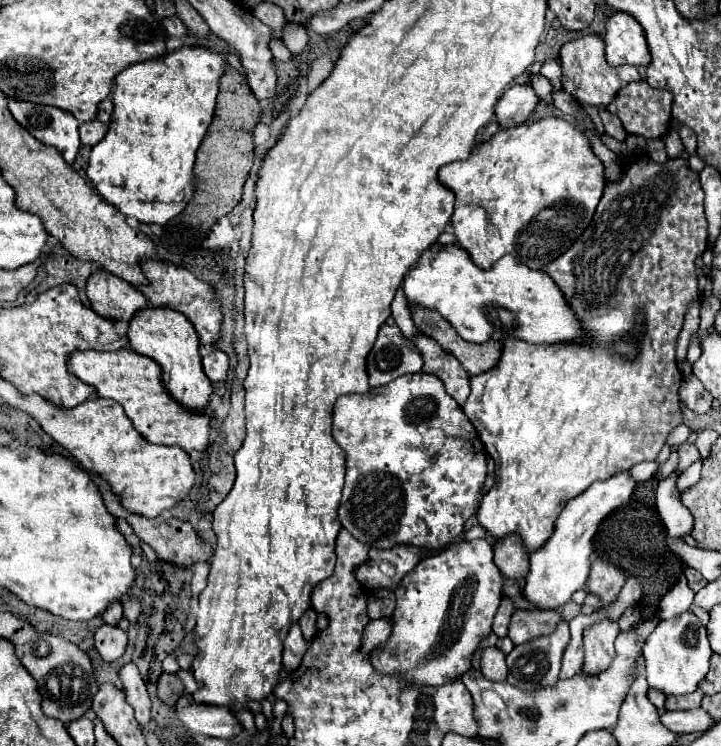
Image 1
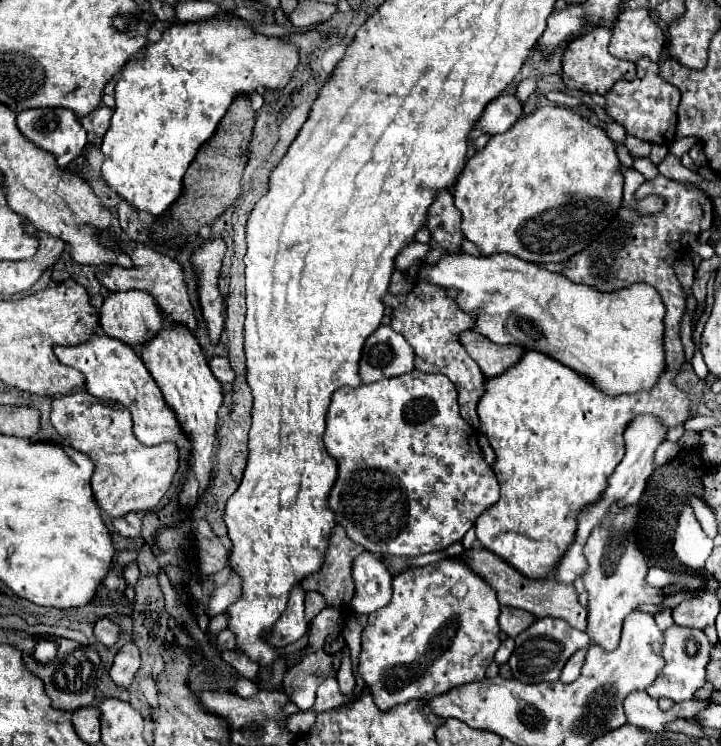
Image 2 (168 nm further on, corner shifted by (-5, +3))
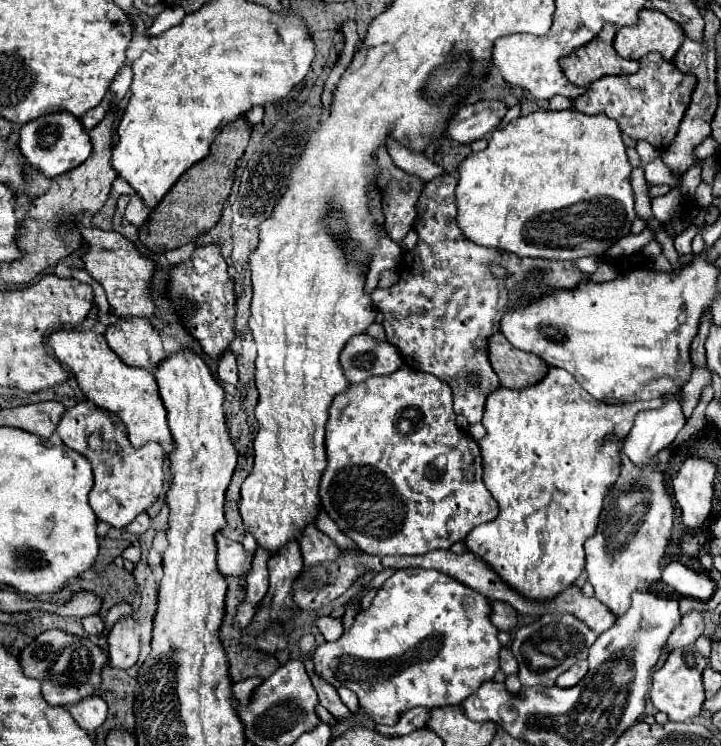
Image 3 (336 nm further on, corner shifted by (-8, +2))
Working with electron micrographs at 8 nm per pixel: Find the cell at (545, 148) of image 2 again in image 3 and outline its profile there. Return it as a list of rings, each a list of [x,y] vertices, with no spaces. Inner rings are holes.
[[[570,109],[536,111],[510,121],[504,129],[494,129],[488,147],[460,163],[456,185],[458,225],[472,243],[510,251],[518,257],[600,257],[630,233],[636,219],[630,171],[632,165],[626,155],[622,131],[614,119],[604,113],[582,115]]]

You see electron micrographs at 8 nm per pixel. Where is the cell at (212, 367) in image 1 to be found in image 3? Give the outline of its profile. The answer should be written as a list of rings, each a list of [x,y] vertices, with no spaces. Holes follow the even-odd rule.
[[[226,351],[220,357],[220,361],[218,361],[218,379],[222,383],[232,383],[232,385],[238,383],[238,369],[236,369],[236,357],[234,357],[234,353]]]

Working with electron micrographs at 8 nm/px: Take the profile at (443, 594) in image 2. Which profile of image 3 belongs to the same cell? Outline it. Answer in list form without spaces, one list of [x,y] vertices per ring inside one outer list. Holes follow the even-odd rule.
[[[400,569],[396,571],[380,589],[378,595],[374,597],[372,605],[368,607],[368,611],[360,611],[354,617],[354,623],[348,631],[342,633],[342,637],[338,641],[326,641],[324,645],[318,647],[318,655],[314,653],[314,663],[316,663],[316,671],[332,685],[332,687],[348,687],[350,691],[354,691],[358,695],[358,701],[362,705],[362,709],[372,717],[374,723],[382,723],[382,725],[396,725],[398,717],[414,707],[444,707],[444,705],[460,705],[466,697],[470,697],[472,693],[478,691],[478,687],[484,681],[490,681],[494,677],[494,673],[498,671],[498,653],[500,653],[500,641],[498,641],[498,629],[494,629],[494,625],[490,623],[490,601],[486,597],[482,597],[480,593],[474,593],[470,587],[462,585],[460,581],[438,573],[434,569]]]

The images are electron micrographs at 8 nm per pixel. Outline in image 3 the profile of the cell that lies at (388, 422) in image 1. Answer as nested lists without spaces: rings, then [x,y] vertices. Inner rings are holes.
[[[408,365],[400,367],[390,375],[374,375],[358,385],[350,385],[344,393],[336,395],[330,405],[330,417],[326,423],[326,453],[328,467],[320,481],[320,501],[330,519],[338,525],[338,529],[348,535],[360,551],[370,555],[424,555],[436,549],[450,549],[456,541],[462,541],[476,525],[488,523],[498,515],[498,503],[482,483],[482,457],[478,443],[456,425],[456,413],[452,411],[452,391],[450,387],[432,377],[430,373],[412,371]]]

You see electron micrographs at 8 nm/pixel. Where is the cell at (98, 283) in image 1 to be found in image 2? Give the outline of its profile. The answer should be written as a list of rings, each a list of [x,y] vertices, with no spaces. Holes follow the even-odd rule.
[[[127,290],[127,292],[109,292],[109,296],[103,300],[103,306],[99,310],[99,324],[105,334],[111,338],[119,338],[127,344],[141,346],[145,344],[153,334],[157,334],[163,328],[163,320],[159,316],[159,308],[151,294],[139,292],[139,290]]]

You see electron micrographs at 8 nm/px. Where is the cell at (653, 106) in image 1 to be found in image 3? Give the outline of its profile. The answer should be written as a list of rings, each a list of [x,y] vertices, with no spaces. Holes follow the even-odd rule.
[[[648,53],[640,59],[640,69],[632,75],[606,75],[588,87],[586,95],[574,99],[574,107],[586,115],[606,113],[616,119],[622,133],[632,139],[644,139],[656,149],[666,149],[674,141],[680,121],[690,105],[694,91],[694,75],[682,73],[672,61],[660,57],[660,53]]]

